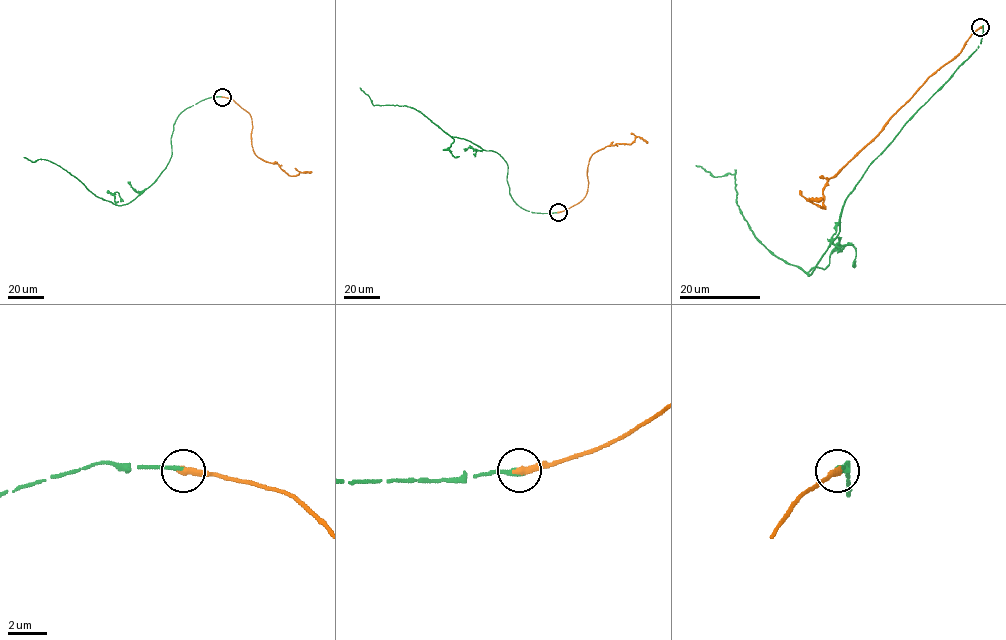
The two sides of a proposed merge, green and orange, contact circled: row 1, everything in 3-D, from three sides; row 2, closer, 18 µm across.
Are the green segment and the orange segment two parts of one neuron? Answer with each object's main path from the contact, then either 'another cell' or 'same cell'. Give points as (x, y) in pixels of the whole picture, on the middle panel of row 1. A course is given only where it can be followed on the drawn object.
green runs (558, 212), (520, 207), (509, 192), (508, 165), (497, 152), (452, 137), (414, 109), (374, 105), (360, 88); orange runs (558, 212), (584, 198), (588, 186), (587, 167), (594, 153), (617, 143), (630, 144), (637, 136), (648, 143); same cell

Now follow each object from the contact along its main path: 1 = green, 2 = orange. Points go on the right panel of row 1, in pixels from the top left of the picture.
1: (980, 27), (981, 41), (844, 203), (809, 275), (754, 235), (735, 170), (696, 165)
2: (980, 27), (877, 135), (827, 180), (822, 191), (824, 207), (807, 200), (821, 199)

